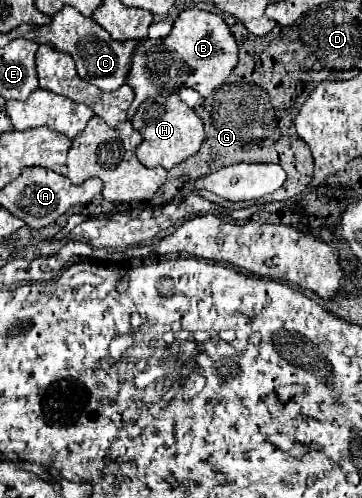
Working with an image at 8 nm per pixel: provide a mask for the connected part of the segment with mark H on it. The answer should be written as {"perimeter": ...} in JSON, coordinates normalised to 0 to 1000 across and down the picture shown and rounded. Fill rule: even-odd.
{"perimeter":[[[431,193],[420,201],[398,201],[398,213],[381,217],[381,225],[365,237],[365,249],[376,261],[398,269],[392,289],[376,297],[376,313],[403,337],[431,333],[448,333],[459,341],[481,337],[519,313],[541,309],[569,273],[558,237],[525,213],[514,213],[492,193],[459,193],[459,197]]]}

